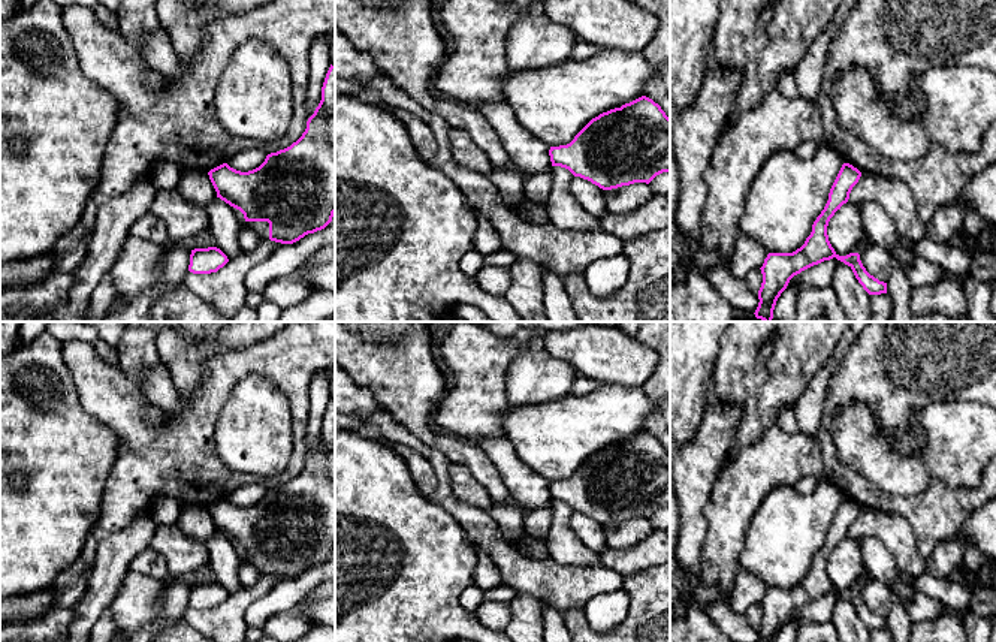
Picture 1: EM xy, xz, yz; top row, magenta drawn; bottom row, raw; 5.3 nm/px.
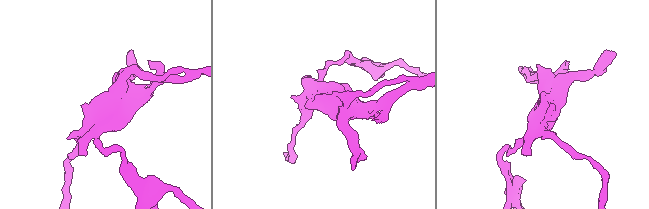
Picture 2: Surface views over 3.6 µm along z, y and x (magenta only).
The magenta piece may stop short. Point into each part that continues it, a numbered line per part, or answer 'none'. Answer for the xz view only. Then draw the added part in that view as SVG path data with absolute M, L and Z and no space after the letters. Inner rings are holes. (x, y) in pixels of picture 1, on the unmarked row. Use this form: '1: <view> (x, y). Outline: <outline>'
none

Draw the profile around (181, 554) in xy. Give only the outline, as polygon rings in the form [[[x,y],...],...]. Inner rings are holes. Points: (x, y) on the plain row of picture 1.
[[[157,525],[150,548],[166,561],[169,578],[181,578],[208,566],[208,548],[187,537],[176,525]]]

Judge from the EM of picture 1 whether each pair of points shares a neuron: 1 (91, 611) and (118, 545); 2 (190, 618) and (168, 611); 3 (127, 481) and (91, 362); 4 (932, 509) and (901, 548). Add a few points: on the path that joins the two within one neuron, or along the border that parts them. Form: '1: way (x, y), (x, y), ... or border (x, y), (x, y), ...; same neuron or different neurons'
1: way (99, 594), (112, 561); same neuron
2: border (189, 606), (181, 618); different neurons
3: way (136, 451), (136, 437), (120, 404), (108, 392); same neuron
4: border (886, 511), (907, 521), (924, 560); different neurons

